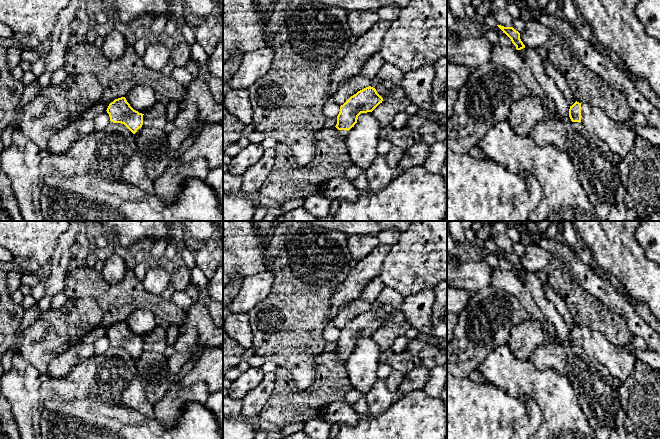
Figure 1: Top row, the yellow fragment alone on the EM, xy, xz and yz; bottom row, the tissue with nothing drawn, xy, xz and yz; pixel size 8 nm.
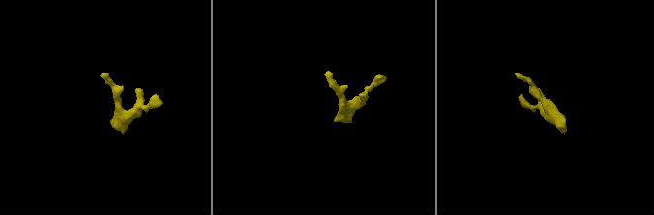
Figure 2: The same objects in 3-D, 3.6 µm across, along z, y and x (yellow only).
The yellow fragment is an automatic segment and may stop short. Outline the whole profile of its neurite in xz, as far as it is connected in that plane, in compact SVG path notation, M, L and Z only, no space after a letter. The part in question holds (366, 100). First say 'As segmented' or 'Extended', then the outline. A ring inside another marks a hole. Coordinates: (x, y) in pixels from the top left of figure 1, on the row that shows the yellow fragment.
Extended. M371 86L351 96L340 106L335 126L339 130L339 134L347 138L349 130L357 123L358 116L361 113L372 112L382 101L383 98Z

